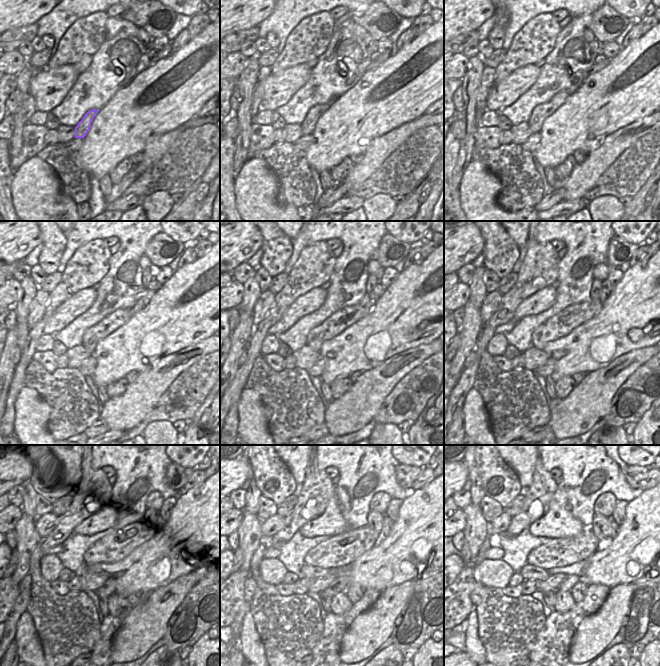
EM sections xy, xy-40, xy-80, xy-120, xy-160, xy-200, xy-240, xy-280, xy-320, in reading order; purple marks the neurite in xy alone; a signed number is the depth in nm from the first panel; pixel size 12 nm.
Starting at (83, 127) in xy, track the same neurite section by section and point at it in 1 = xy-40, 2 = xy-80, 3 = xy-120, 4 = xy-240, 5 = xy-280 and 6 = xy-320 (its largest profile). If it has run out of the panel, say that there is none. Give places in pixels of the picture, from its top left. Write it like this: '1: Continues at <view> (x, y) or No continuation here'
1: Continues at xy-40 (308, 125)
2: Continues at xy-80 (539, 114)
3: Continues at xy-120 (90, 339)
4: Continues at xy-240 (113, 548)
5: Continues at xy-280 (341, 550)
6: Continues at xy-320 (557, 552)

